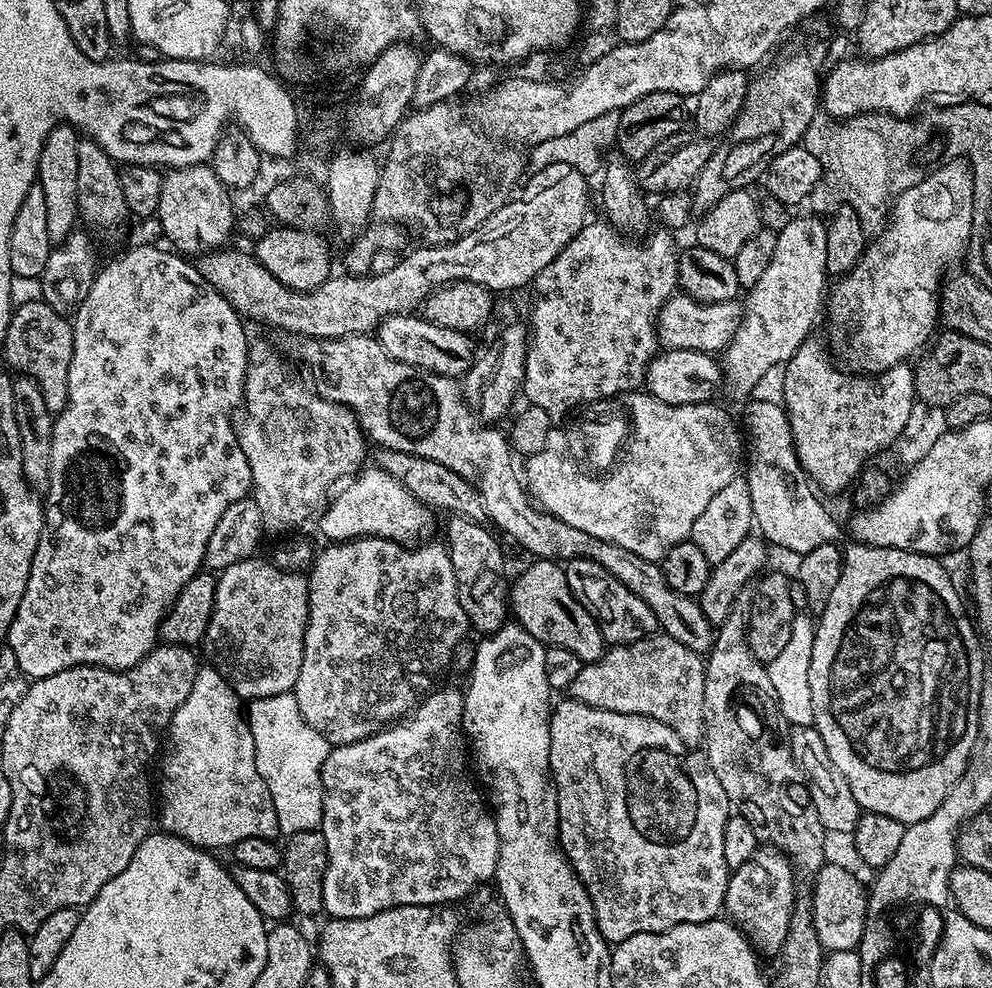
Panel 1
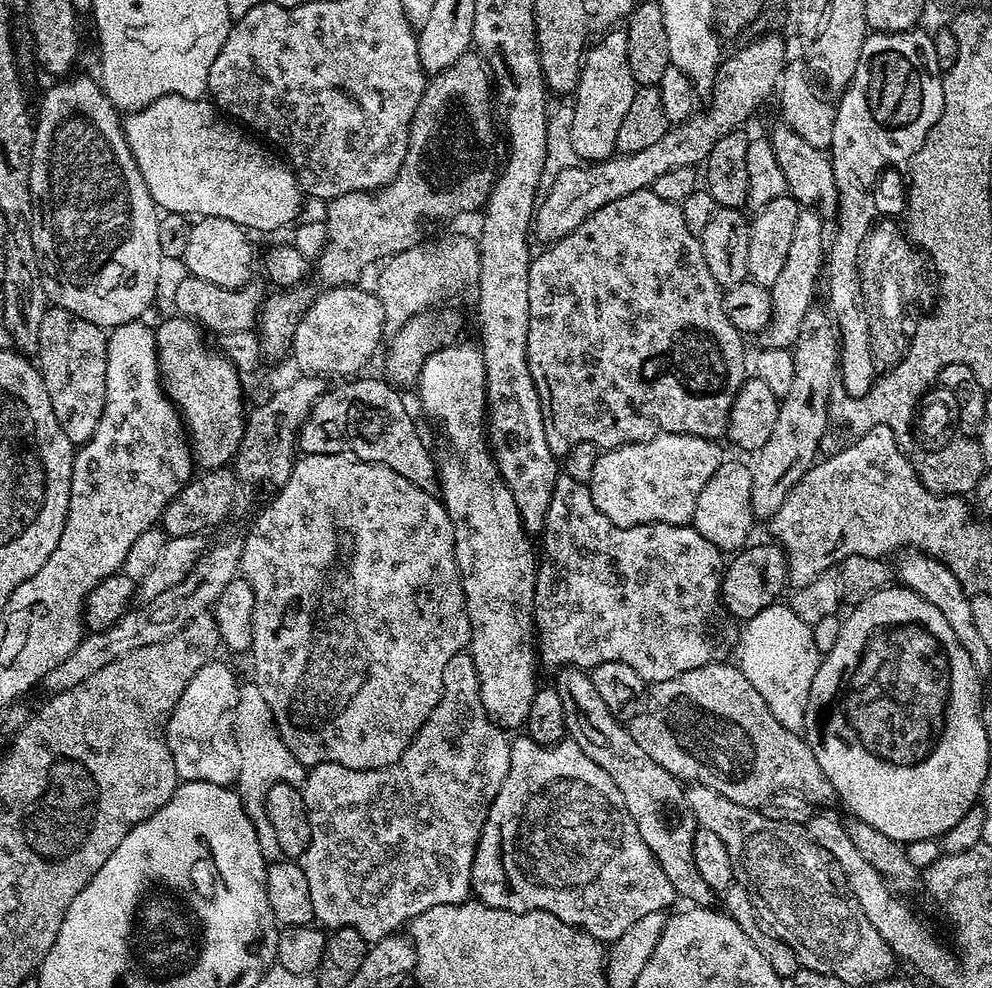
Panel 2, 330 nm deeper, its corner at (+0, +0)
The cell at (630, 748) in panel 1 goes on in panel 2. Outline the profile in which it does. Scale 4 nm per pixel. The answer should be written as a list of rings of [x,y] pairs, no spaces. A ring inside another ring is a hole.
[[[520,734],[520,737],[512,740],[510,768],[506,770],[506,778],[498,794],[493,798],[492,805],[488,808],[480,837],[476,843],[476,853],[472,863],[471,895],[479,903],[485,904],[487,908],[501,908],[511,912],[549,912],[562,922],[588,932],[596,940],[613,942],[620,935],[625,934],[638,918],[643,918],[646,914],[664,912],[667,904],[672,899],[677,899],[678,893],[674,885],[666,878],[666,874],[662,874],[662,866],[658,866],[646,842],[642,842],[638,834],[638,826],[634,826],[634,818],[630,818],[626,810],[626,802],[622,802],[622,794],[618,786],[614,786],[614,778],[610,778],[610,774],[606,774],[606,770],[602,770],[598,762],[586,758],[586,754],[582,754],[582,750],[572,740],[565,738],[558,741],[557,744],[539,744],[530,739],[527,734]]]

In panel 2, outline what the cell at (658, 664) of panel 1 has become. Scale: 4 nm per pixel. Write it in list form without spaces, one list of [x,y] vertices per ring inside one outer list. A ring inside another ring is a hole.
[[[717,662],[715,664],[707,664],[698,670],[690,670],[686,674],[678,674],[678,678],[670,678],[666,682],[658,682],[657,684],[648,684],[644,697],[636,705],[635,712],[627,717],[626,727],[629,734],[634,738],[634,742],[638,742],[638,746],[642,746],[642,750],[646,750],[646,754],[650,754],[650,758],[654,758],[654,762],[661,764],[677,780],[687,782],[689,785],[701,784],[702,786],[710,786],[710,790],[718,790],[718,794],[730,798],[730,802],[738,802],[747,808],[759,809],[774,794],[789,790],[799,792],[813,806],[828,806],[824,804],[837,799],[834,786],[830,786],[826,774],[822,774],[822,766],[818,766],[818,758],[814,758],[808,741],[804,739],[803,735],[786,730],[786,726],[782,726],[782,722],[778,722],[778,718],[774,718],[774,714],[770,714],[770,706],[766,706],[766,701],[762,699],[762,694],[758,694],[758,690],[754,690],[754,686],[750,686],[750,678],[746,678],[746,674],[742,674],[742,670],[735,663]]]

